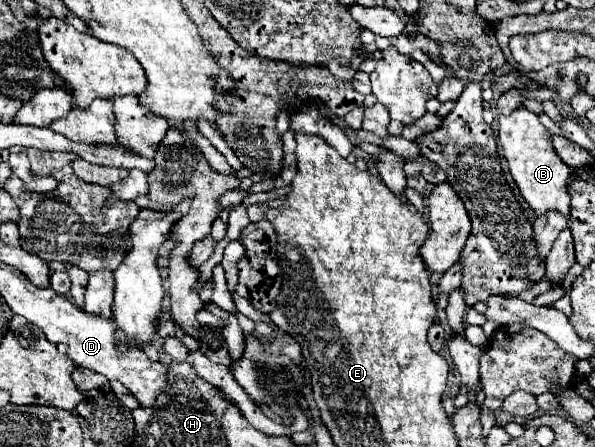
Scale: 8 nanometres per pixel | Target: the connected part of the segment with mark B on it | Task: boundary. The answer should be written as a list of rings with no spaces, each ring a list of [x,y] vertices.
[[[521,105],[509,117],[499,117],[499,145],[509,163],[509,173],[533,213],[541,217],[549,211],[557,211],[569,219],[567,179],[571,175],[571,167],[567,167],[555,153],[551,145],[551,133],[539,123],[537,115]]]

